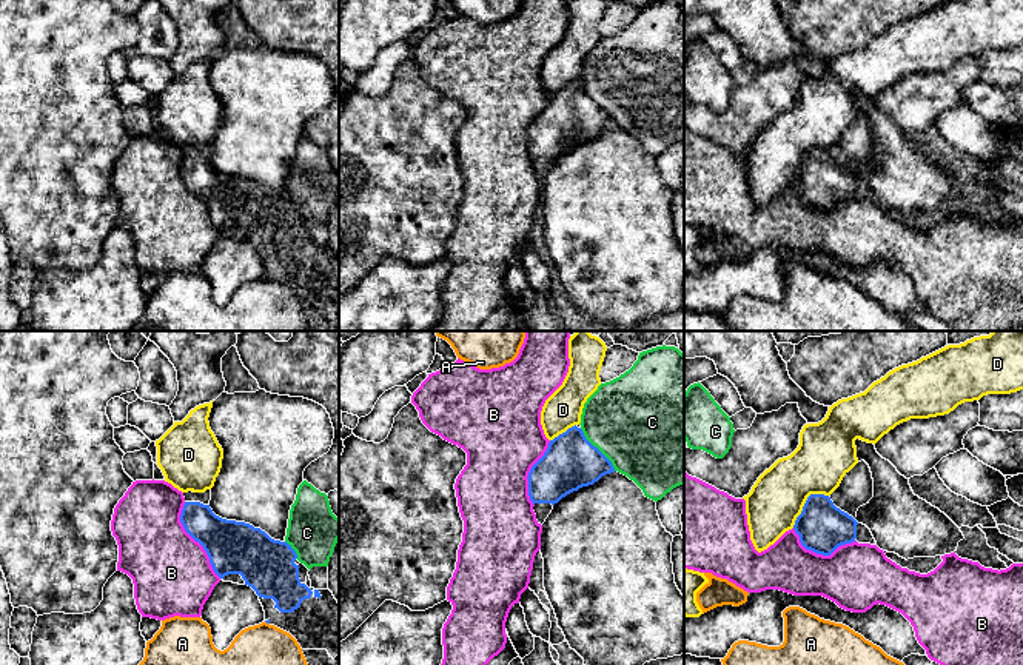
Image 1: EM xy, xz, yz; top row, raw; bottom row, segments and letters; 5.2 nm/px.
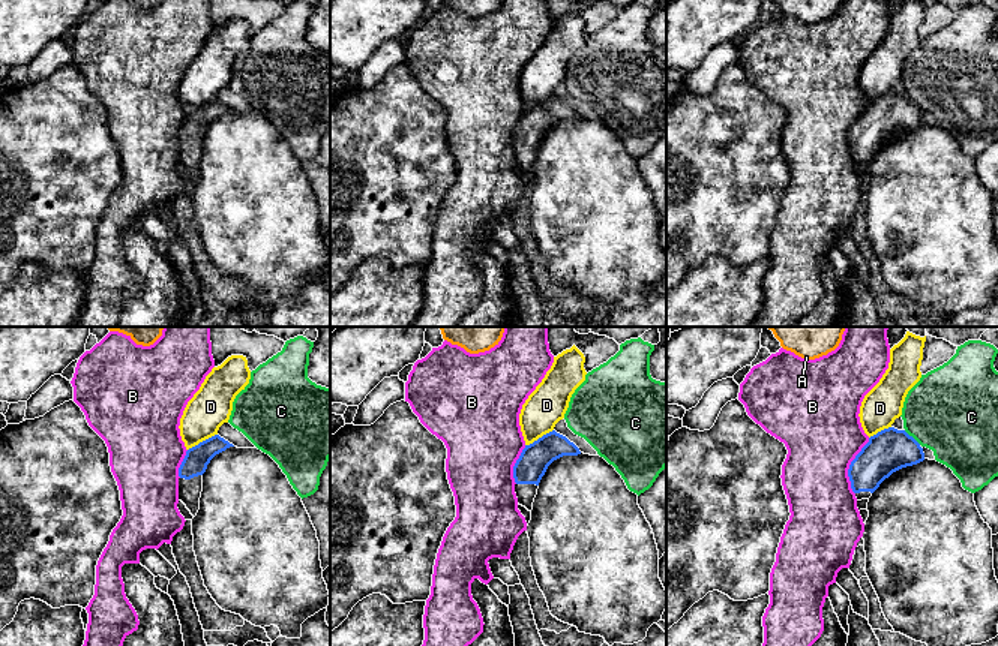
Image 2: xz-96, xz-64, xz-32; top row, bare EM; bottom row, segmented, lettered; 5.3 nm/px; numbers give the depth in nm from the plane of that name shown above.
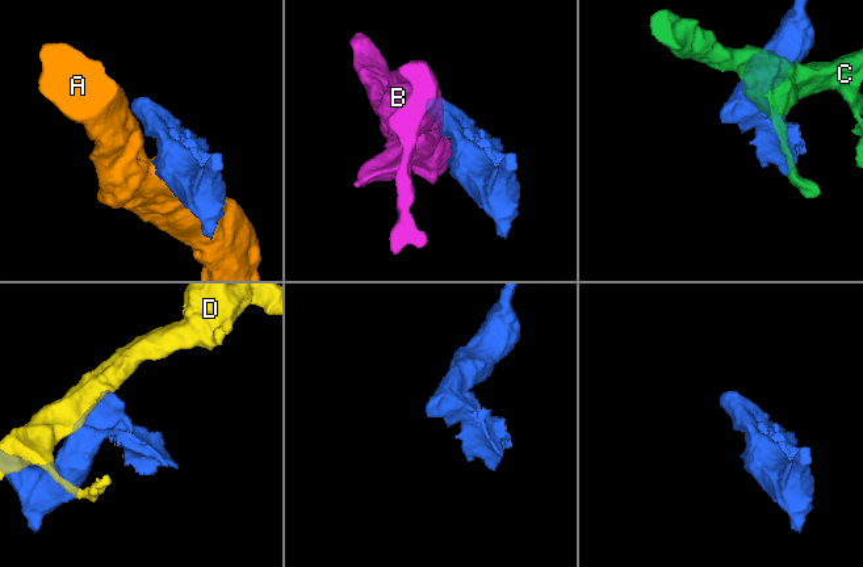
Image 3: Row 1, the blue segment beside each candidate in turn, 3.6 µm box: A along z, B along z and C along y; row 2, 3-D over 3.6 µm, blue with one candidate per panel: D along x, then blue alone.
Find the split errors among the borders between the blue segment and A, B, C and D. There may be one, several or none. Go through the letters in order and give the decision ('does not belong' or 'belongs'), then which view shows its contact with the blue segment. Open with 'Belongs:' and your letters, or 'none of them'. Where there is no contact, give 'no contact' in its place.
Belongs: none of them
A: does not belong; meets blue in xy
B: does not belong; meets blue in xy
C: does not belong; meets blue in xz
D: does not belong; meets blue in yz

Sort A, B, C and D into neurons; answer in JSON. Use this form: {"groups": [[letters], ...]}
{"groups": [["A"], ["B"], ["C"], ["D"]]}

